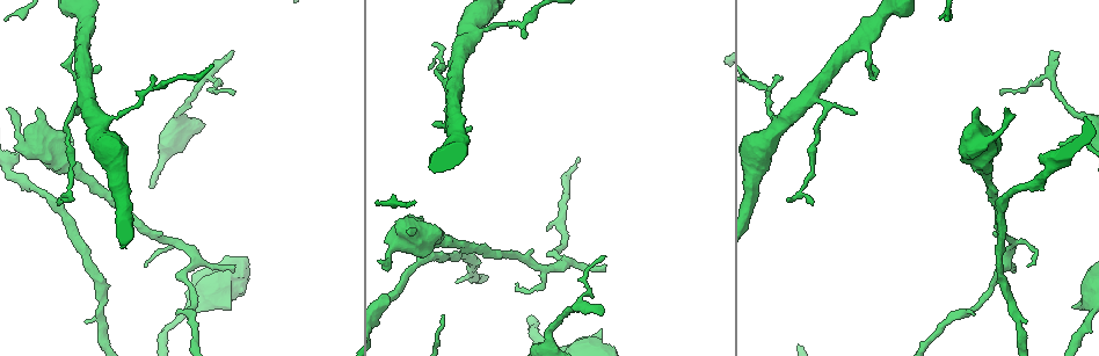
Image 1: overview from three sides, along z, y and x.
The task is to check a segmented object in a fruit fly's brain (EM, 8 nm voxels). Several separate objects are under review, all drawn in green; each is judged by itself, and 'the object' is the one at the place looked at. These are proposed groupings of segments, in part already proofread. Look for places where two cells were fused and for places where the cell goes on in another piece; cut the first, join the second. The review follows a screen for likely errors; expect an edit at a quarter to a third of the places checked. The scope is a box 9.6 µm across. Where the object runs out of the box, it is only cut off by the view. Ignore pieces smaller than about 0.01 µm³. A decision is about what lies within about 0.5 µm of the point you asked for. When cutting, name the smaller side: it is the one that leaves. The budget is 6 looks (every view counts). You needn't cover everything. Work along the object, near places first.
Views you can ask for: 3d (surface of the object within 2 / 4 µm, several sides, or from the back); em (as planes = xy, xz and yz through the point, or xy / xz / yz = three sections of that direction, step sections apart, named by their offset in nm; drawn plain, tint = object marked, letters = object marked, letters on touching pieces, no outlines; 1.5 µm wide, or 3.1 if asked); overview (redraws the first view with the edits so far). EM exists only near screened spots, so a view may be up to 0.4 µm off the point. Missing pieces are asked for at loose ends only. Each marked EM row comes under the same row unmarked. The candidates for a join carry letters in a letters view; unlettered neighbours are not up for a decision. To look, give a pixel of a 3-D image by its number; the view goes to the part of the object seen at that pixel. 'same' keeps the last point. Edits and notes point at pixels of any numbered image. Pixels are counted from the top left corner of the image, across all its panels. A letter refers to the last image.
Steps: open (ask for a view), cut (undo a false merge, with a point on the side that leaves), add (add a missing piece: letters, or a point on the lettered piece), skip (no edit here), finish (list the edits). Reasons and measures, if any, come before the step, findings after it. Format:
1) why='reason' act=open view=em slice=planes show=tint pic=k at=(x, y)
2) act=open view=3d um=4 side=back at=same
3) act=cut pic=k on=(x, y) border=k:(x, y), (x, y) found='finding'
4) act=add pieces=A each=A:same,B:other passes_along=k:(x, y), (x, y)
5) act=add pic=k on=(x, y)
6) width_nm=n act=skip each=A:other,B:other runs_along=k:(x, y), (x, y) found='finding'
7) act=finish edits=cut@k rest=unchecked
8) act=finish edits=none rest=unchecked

why='thin end' act=open view=3d um=4 pic=1 at=(1055, 52)

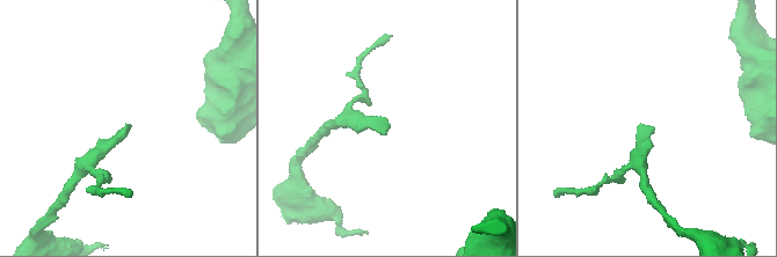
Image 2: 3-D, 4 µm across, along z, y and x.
act=open view=em slice=xz step=4 show=letters pic=2 at=(645, 125)

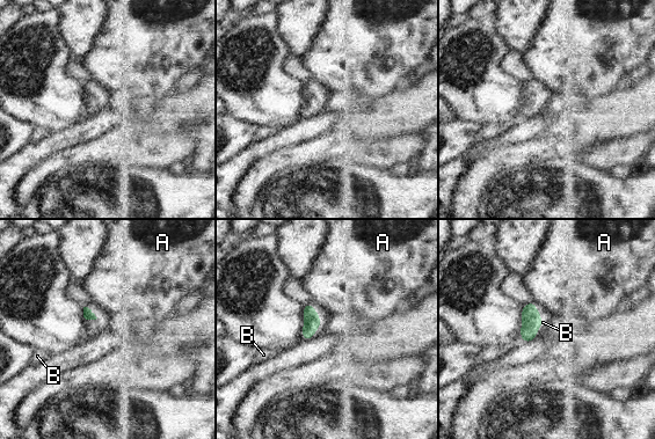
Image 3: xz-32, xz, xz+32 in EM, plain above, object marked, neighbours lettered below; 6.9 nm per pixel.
act=skip each=A:other,B:other found='no lettered piece goes on from it'

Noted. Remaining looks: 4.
why='free end' act=open view=3d um=2 pic=1 at=(1000, 93)

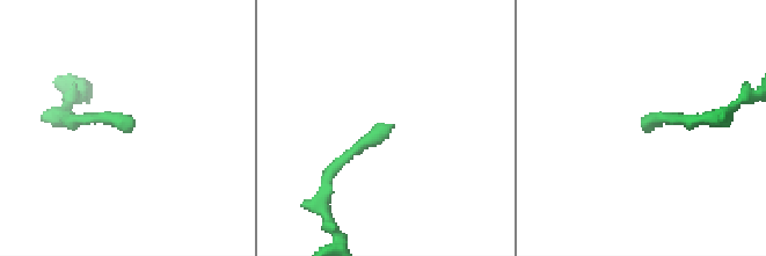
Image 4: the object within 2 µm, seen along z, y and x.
why='shape alone is not enough' act=open view=em slice=planes show=letters pic=4 at=(641, 124)

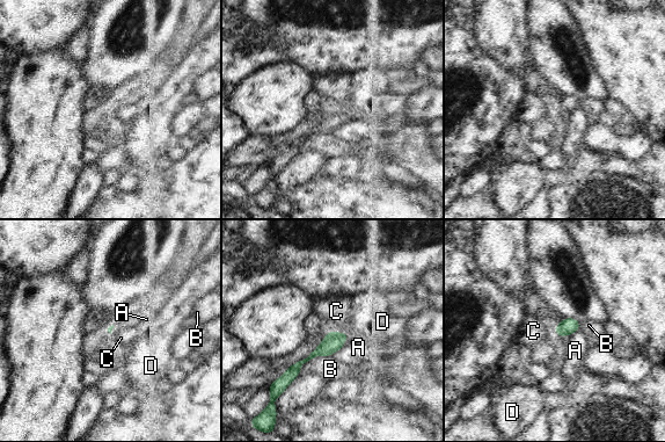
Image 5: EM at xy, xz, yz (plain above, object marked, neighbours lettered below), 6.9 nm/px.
longest_contact=B:280nm act=add pic=5 on=(336, 311) each=A:other,B:other,C:same,D:other found='the cell continues'

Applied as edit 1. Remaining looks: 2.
act=finish edits=add@5 rest=unchecked

